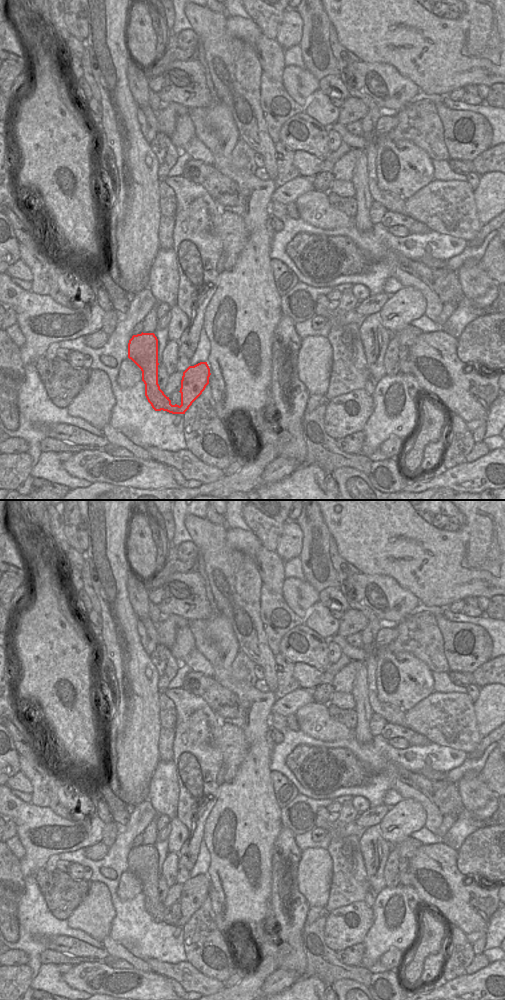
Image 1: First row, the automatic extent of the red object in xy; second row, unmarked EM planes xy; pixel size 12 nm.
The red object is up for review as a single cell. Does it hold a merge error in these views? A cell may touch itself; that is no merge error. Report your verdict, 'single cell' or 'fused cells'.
single cell

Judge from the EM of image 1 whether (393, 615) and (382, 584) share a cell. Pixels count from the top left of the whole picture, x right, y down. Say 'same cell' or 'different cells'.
same cell

